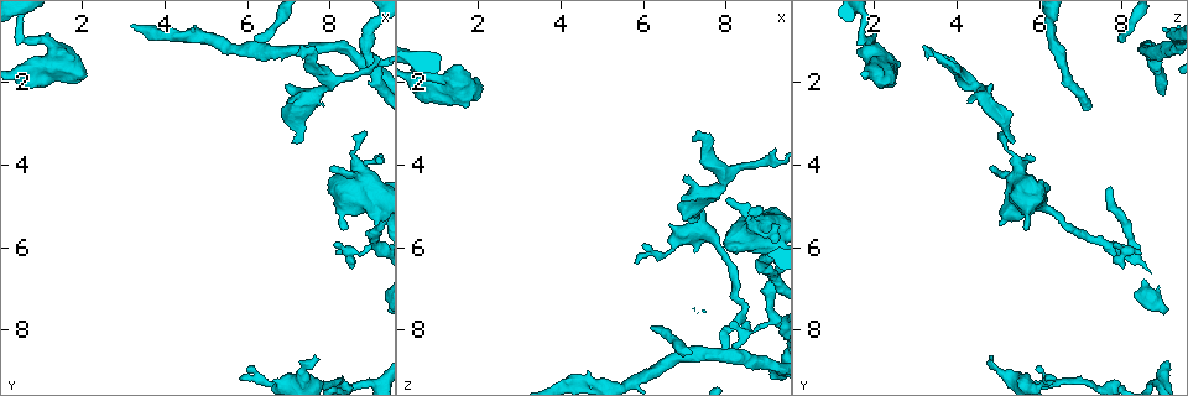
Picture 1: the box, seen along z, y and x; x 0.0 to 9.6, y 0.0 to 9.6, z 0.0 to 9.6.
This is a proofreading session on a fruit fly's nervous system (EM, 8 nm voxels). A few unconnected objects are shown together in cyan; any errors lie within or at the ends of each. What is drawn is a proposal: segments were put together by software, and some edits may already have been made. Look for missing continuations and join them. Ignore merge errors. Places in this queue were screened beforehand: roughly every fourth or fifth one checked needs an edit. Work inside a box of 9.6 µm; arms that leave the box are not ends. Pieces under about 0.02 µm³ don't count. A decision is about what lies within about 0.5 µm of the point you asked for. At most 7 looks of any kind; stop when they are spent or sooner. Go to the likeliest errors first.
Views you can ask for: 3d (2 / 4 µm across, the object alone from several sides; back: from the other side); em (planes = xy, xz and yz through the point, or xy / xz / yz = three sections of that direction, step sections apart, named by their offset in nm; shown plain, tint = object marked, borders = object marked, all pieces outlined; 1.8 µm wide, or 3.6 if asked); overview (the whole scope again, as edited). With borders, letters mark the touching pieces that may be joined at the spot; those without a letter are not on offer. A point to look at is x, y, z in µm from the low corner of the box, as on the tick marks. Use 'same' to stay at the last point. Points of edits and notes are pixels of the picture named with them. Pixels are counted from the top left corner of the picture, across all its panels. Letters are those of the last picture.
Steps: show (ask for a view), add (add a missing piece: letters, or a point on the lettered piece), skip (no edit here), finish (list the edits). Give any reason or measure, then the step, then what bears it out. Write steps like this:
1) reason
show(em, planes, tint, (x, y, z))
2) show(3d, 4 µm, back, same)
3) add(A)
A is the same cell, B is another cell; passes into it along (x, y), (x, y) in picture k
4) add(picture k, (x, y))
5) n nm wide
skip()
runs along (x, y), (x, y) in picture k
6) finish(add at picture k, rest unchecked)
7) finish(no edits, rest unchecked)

free end
show(3d, 4 µm, (7.10, 3.50, 5.40))

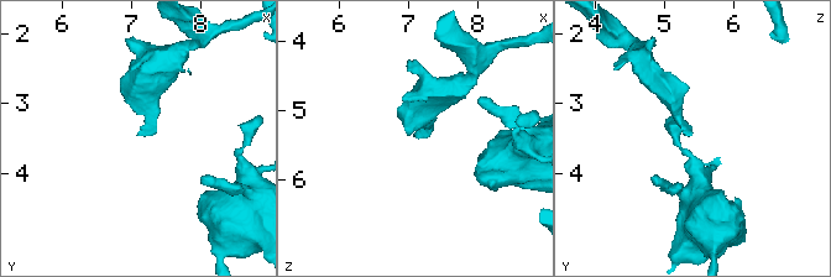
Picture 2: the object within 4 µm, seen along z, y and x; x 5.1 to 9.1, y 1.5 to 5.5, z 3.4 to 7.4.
now the EM
show(em, planes, borders, (7.10, 3.45, 5.35))

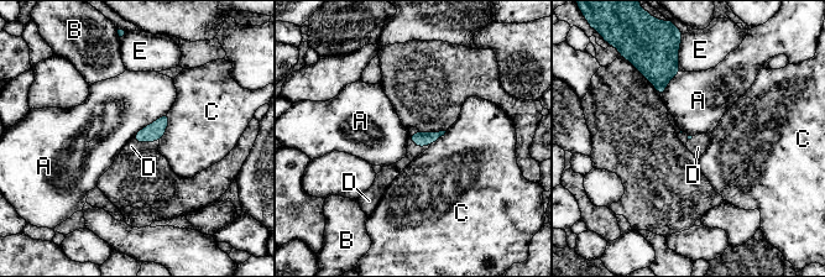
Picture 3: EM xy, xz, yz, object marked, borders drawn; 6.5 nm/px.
add(picture 3, (131, 146))
D is the same cell, A, B, C and E are other cells; passes into it along (155, 131), (145, 141), (131, 146) in picture 3; it goes on there

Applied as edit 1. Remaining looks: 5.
redraw
show(overview)

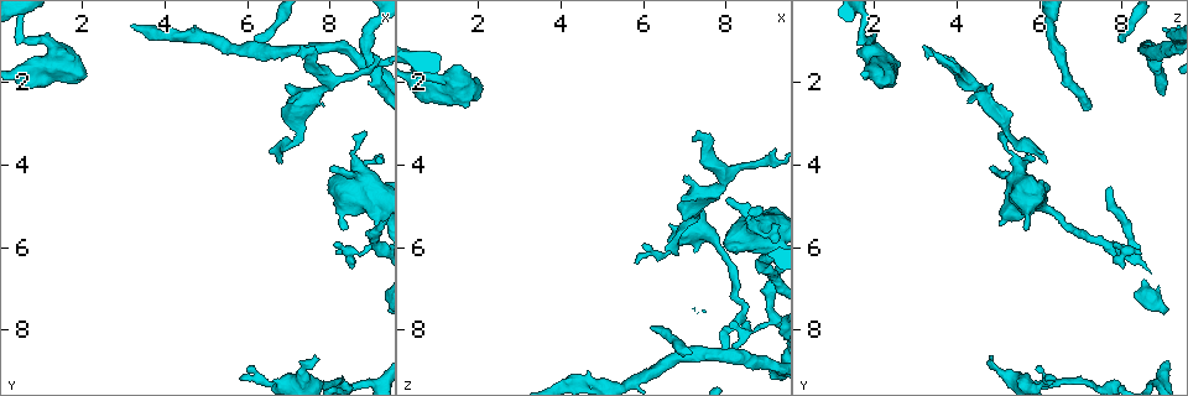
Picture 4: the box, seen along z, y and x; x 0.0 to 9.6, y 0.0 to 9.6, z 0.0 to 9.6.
branch stops here
show(3d, 2 µm, (7.65, 8.65, 4.90))

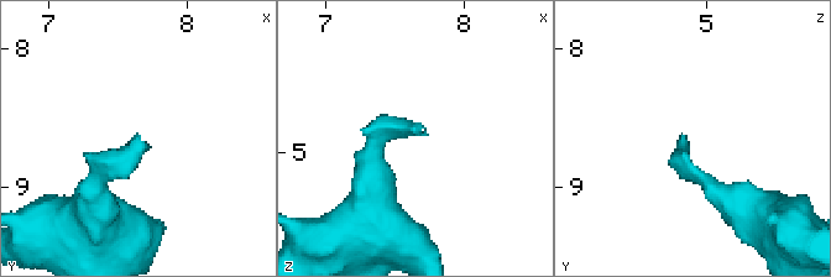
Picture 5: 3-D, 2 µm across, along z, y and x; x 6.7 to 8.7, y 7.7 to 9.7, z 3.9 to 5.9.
show(em, yz, step 8, borders, (7.64, 8.64, 4.84))

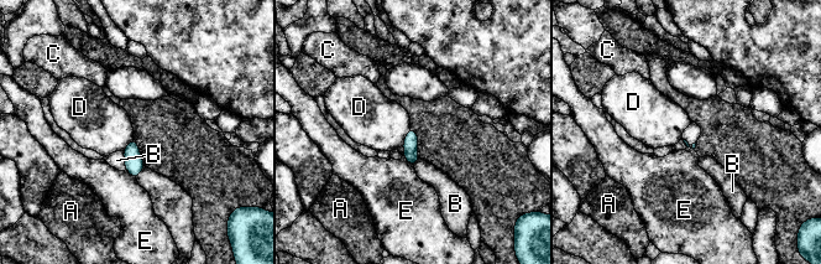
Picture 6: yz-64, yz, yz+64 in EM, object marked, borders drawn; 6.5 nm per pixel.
cut it another way
show(em, planes, borders, same)

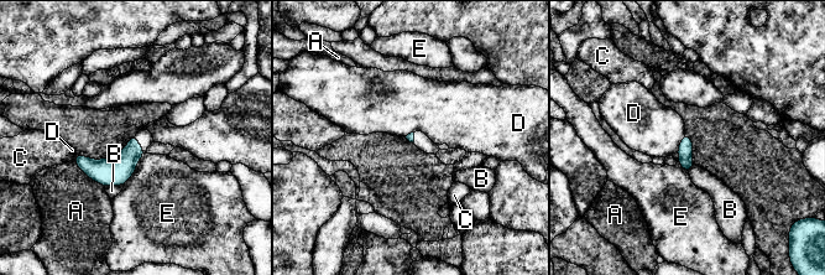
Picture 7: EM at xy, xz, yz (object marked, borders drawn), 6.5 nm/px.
skip()
A, B, C, D and E are other cells; border along (684, 134), (677, 151) in picture 7; no lettered piece goes on from it

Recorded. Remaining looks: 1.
finish(add at picture 3, rest unchecked)

